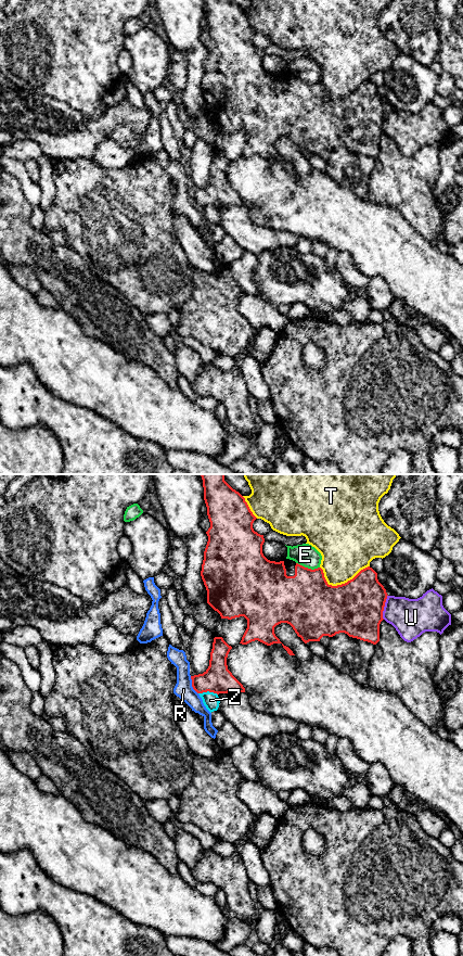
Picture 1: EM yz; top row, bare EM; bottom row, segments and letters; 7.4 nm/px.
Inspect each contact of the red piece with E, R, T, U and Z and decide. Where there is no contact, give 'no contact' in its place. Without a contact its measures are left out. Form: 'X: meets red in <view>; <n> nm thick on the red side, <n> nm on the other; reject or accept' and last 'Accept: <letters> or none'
E: meets red in yz; 420 nm thick on the red side, 160 nm on the other; reject
R: meets red in yz; 200 nm thick on the red side, 140 nm on the other; reject
T: meets red in yz; 400 nm thick on the red side, 360 nm on the other; reject
U: meets red in yz; 400 nm thick on the red side, 280 nm on the other; reject
Z: meets red in yz; 200 nm thick on the red side, 120 nm on the other; reject
Accept: none

